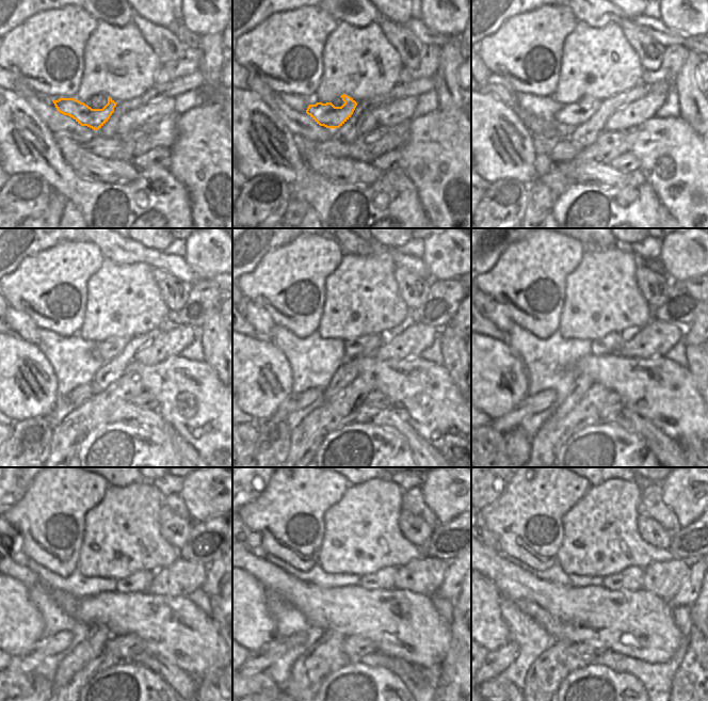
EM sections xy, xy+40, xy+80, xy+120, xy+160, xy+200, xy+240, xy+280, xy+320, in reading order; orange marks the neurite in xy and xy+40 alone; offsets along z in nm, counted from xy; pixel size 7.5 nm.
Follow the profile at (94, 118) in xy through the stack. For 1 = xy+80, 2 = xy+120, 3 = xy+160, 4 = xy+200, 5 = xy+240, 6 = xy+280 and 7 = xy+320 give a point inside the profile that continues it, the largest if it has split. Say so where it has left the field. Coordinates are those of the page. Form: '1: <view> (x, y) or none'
1: xy+80 (577, 113)
2: xy+120 (107, 350)
3: xy+160 (365, 345)
4: xy+200 (610, 344)
5: xy+240 (139, 582)
6: xy+280 (384, 578)
7: xy+320 (629, 579)

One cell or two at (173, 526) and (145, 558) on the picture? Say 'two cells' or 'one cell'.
two cells

